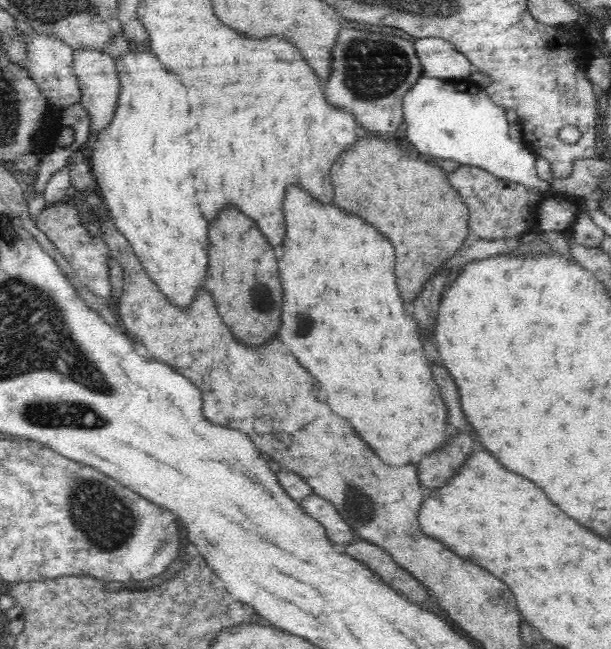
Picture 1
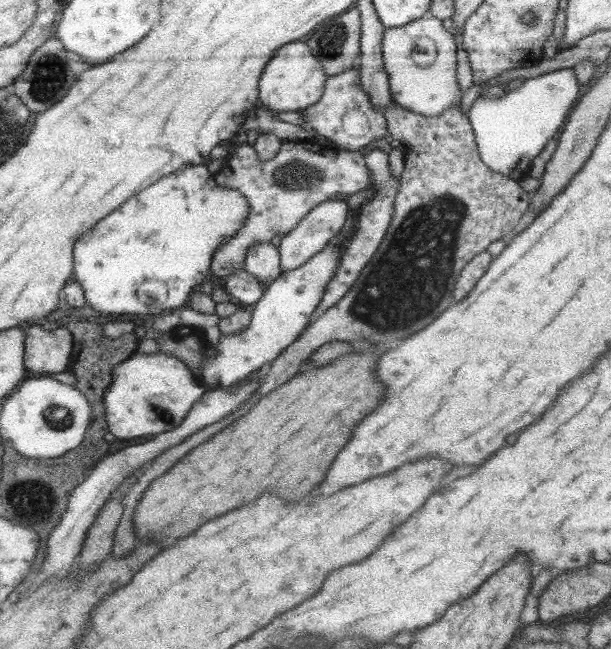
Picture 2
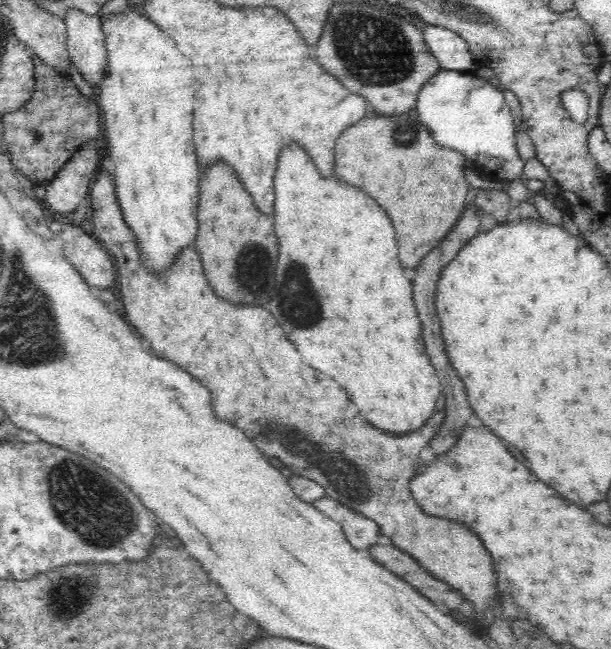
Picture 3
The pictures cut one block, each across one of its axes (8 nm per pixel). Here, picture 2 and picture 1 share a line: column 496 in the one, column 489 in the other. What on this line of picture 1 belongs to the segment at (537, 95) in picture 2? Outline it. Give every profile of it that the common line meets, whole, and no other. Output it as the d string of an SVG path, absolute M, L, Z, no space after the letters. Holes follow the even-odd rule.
M421 77L402 100L406 136L411 148L416 148L422 155L444 160L455 160L460 164L476 166L492 173L498 178L524 185L528 191L540 194L542 198L556 195L550 182L542 180L536 173L536 155L523 140L512 140L508 133L506 110L496 104L484 88L469 79L463 81L442 80L440 78Z

